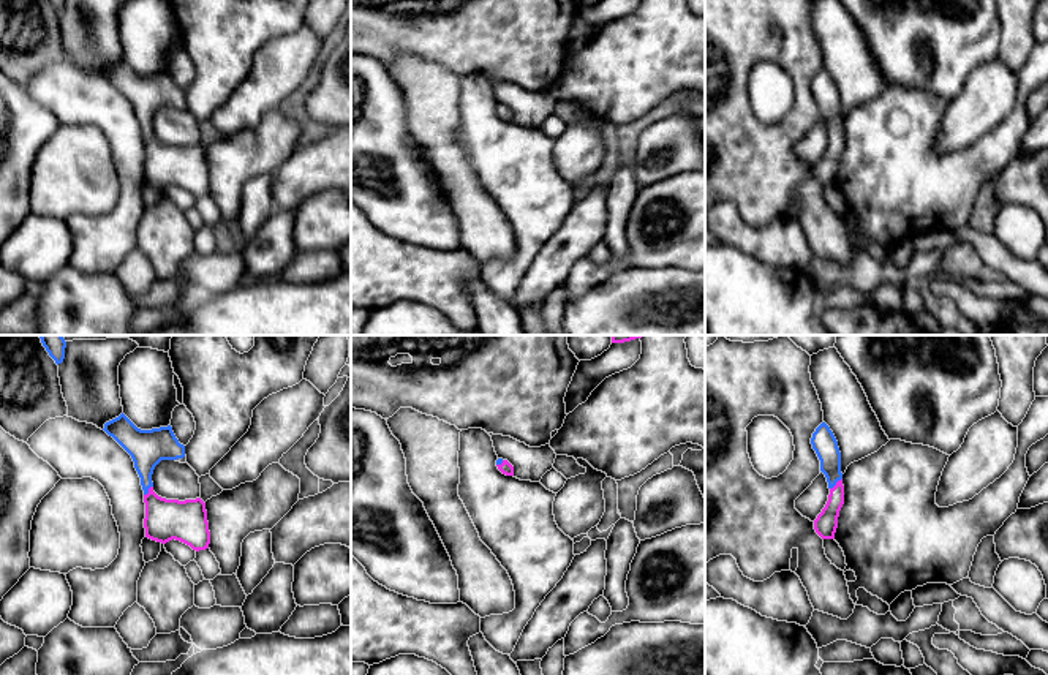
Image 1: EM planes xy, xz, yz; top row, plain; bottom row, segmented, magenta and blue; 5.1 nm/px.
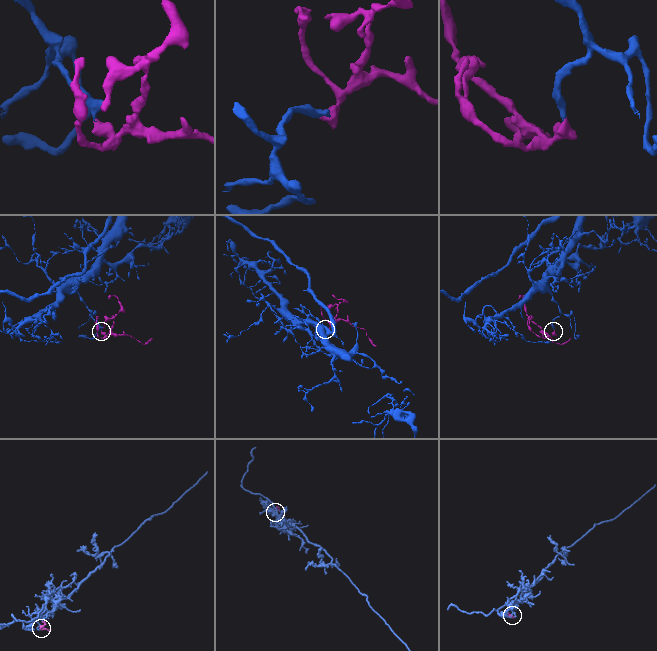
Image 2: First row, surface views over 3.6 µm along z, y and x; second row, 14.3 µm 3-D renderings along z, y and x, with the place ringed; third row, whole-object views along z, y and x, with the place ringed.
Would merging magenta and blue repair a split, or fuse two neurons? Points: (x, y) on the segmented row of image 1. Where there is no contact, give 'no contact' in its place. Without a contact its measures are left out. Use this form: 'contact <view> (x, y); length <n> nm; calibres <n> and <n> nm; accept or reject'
contact yz (836, 484); length 90 nm; calibres 120 and 120 nm; accept

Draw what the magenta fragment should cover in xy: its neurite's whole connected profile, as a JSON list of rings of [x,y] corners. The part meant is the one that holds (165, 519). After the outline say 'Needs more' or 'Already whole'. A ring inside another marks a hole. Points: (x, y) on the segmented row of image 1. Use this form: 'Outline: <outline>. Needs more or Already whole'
Outline: [[[123,413],[106,422],[103,428],[133,458],[141,477],[145,503],[145,537],[166,544],[172,539],[205,550],[210,544],[205,503],[196,500],[166,500],[153,492],[152,474],[161,460],[185,457],[185,446],[175,438],[172,427],[138,428]]]. Needs more

